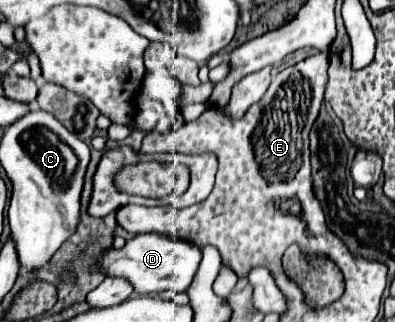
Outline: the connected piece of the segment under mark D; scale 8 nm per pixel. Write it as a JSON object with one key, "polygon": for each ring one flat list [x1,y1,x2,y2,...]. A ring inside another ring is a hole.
{"polygon":[[138,234,130,240,126,240,124,248,110,248,106,250,98,264,100,264,100,272,106,276,118,276,128,280,134,290,138,294,154,294,154,292,162,292,162,290,174,290,174,292,184,292,196,270,198,270,198,262,202,260,200,248,190,244,190,242,182,242,178,238,172,238,168,234]]}

